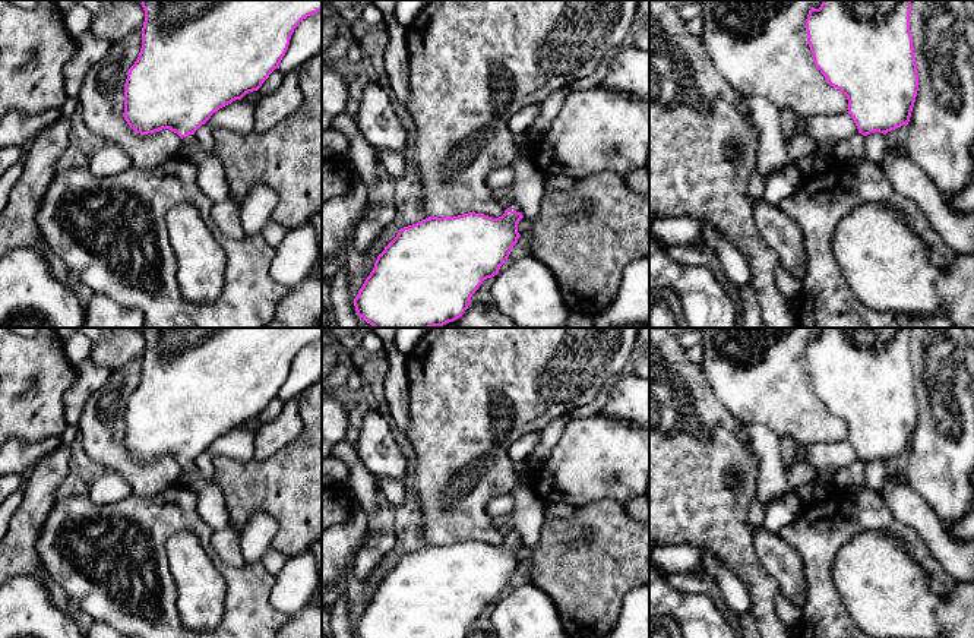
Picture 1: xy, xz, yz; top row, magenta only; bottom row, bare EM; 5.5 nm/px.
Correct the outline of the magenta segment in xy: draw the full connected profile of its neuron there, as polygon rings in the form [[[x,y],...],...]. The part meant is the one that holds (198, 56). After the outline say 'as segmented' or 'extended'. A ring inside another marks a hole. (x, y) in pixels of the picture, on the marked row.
[[[142,0],[140,4],[145,10],[142,48],[124,83],[123,117],[140,135],[162,129],[177,133],[197,167],[200,189],[212,203],[225,202],[230,199],[230,186],[224,165],[202,146],[195,132],[219,108],[257,91],[279,69],[294,29],[303,19],[322,10],[322,0]]]; extended

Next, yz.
[[[822,0],[819,9],[810,9],[806,19],[807,42],[815,66],[826,82],[848,100],[848,114],[858,133],[835,145],[835,161],[857,165],[864,160],[866,136],[875,132],[886,135],[908,124],[918,91],[918,75],[910,29],[911,0]]]; extended

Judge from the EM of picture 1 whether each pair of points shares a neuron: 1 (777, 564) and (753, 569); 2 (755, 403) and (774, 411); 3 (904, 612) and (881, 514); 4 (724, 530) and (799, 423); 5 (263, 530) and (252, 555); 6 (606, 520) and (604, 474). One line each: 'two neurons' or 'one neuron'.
1: two neurons
2: one neuron
3: two neurons
4: two neurons
5: one neuron
6: two neurons

